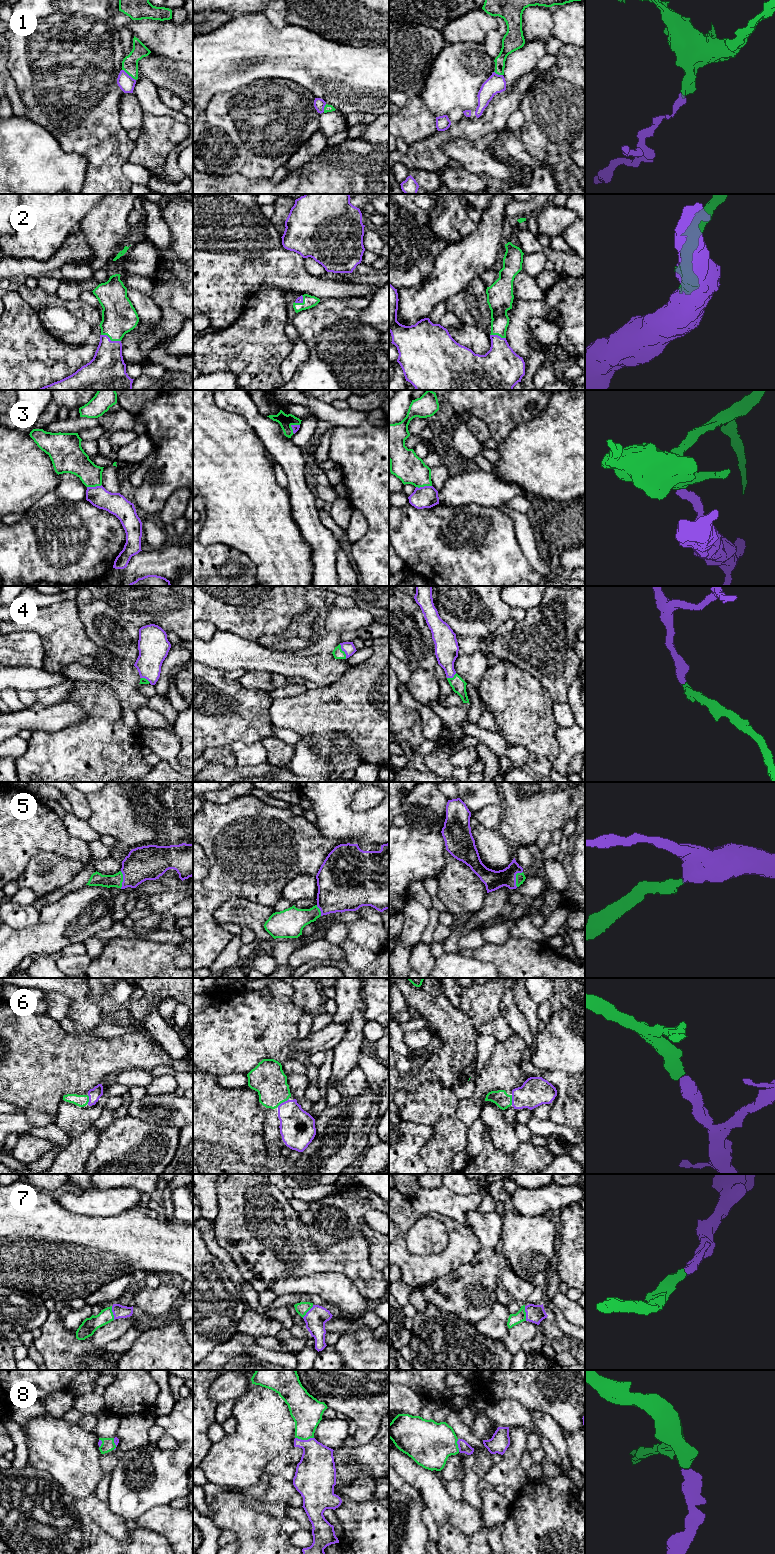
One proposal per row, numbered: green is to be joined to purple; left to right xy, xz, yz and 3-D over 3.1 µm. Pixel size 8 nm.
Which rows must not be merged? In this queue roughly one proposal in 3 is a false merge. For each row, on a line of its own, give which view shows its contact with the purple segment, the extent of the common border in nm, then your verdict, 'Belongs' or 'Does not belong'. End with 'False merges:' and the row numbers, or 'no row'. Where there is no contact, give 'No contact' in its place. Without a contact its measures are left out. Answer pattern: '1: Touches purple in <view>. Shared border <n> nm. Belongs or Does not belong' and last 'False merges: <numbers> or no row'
1: Touches purple in xy. Shared border 140 nm. Does not belong
2: Touches purple in xy. Shared border 170 nm. Belongs
3: Touches purple in yz. Shared border 130 nm. Does not belong
4: Touches purple in xz. Shared border 130 nm. Belongs
5: Touches purple in yz. Shared border 140 nm. Belongs
6: Touches purple in xz. Shared border 120 nm. Belongs
7: Touches purple in yz. Shared border 120 nm. Belongs
8: Touches purple in xz. Shared border 150 nm. Belongs
False merges: 1, 3

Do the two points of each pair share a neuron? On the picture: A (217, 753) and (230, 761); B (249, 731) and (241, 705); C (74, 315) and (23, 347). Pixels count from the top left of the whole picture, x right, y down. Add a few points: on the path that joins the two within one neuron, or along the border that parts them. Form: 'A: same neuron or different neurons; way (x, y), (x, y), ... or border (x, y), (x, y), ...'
A: same neuron; way (220, 754), (227, 759)
B: same neuron; way (249, 725), (249, 721), (241, 711)
C: different neurons; border (34, 311), (42, 326), (54, 337), (67, 344)

